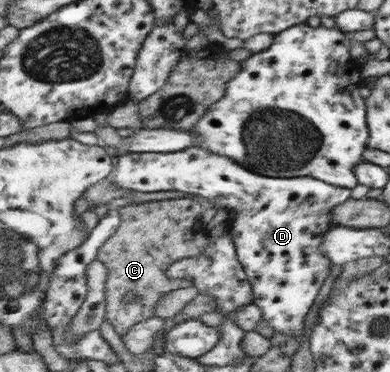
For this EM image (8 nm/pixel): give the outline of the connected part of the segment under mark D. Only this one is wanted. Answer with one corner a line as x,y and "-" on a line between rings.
190,147
187,150
171,153
159,152
126,152
117,154
115,181
123,188
141,192
165,192
179,190
184,193
203,196
216,206
231,206
237,212
237,220
233,225
233,240
238,245
238,254
254,285
256,303
263,308
264,318
273,329
285,335
295,335
299,346
303,344
305,316
313,306
320,288
329,272
331,259
319,251
323,236
331,230
333,217
329,210
347,203
351,198
351,190
341,185
327,183
317,177
296,176
295,178
270,177
245,167
243,163
229,156
220,156
205,148

